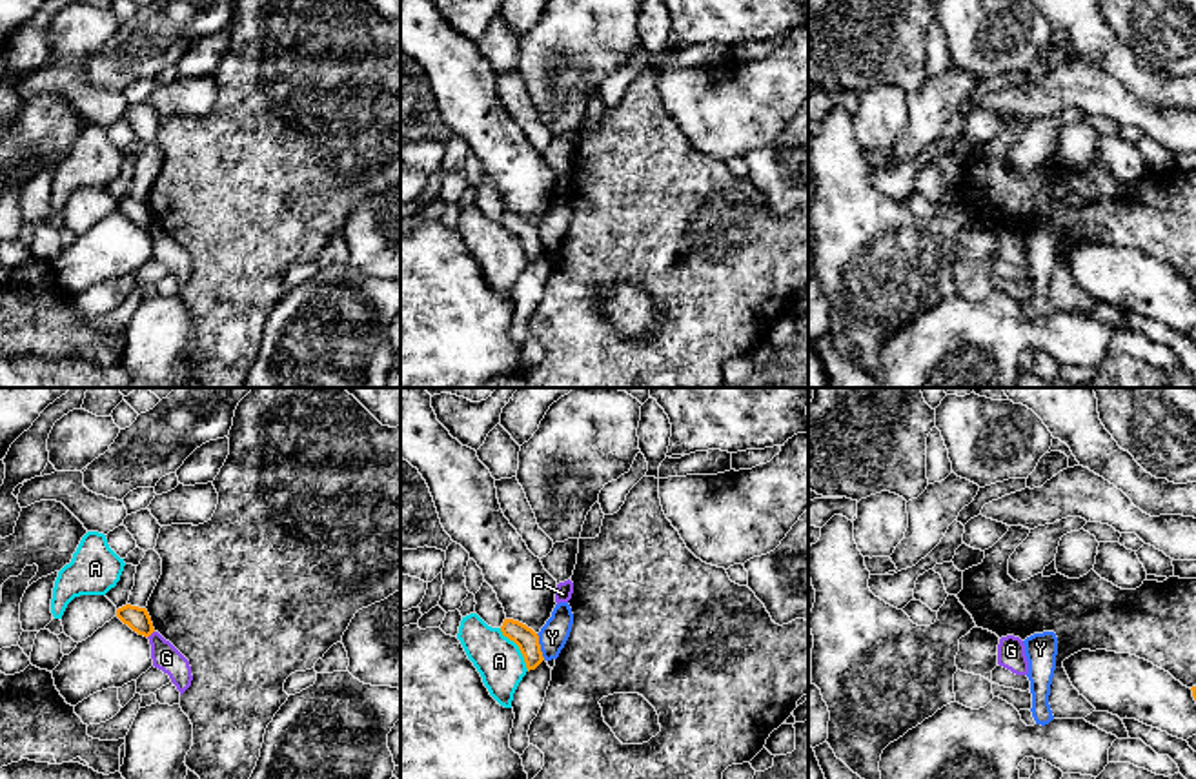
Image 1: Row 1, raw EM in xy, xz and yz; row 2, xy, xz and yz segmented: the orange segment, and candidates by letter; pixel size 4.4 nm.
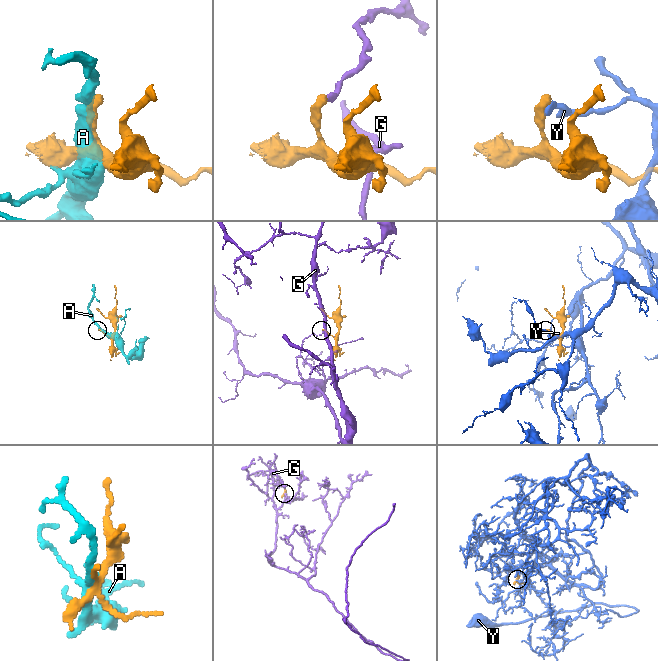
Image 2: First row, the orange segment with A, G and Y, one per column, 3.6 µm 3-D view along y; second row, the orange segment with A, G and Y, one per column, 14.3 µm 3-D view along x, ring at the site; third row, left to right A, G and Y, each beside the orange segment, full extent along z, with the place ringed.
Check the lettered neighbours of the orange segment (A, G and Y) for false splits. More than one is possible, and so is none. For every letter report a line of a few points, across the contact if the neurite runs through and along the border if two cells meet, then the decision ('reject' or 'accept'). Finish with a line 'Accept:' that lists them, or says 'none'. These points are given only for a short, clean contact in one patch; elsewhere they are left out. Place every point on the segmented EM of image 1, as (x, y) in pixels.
A: reject
G: line xy (153, 630), (148, 637); reject
Y: line xz (536, 634), (545, 659); reject
Accept: none

